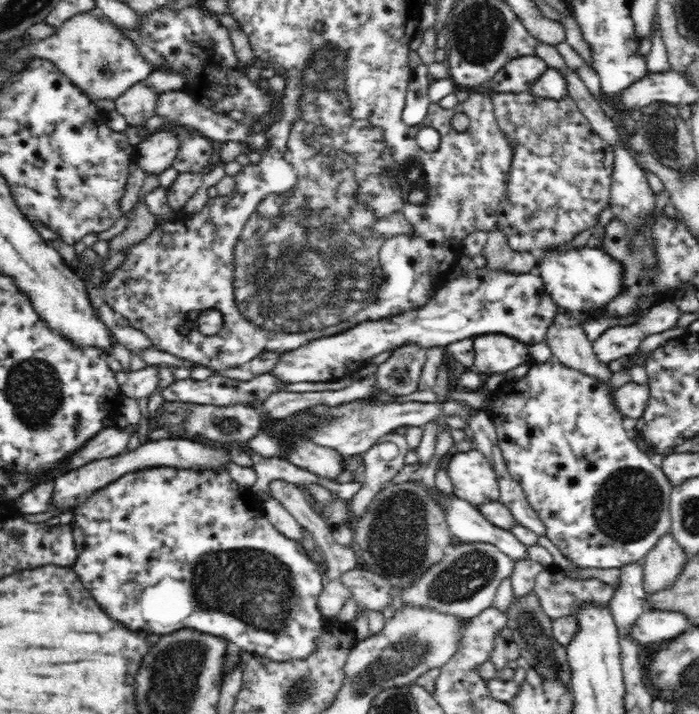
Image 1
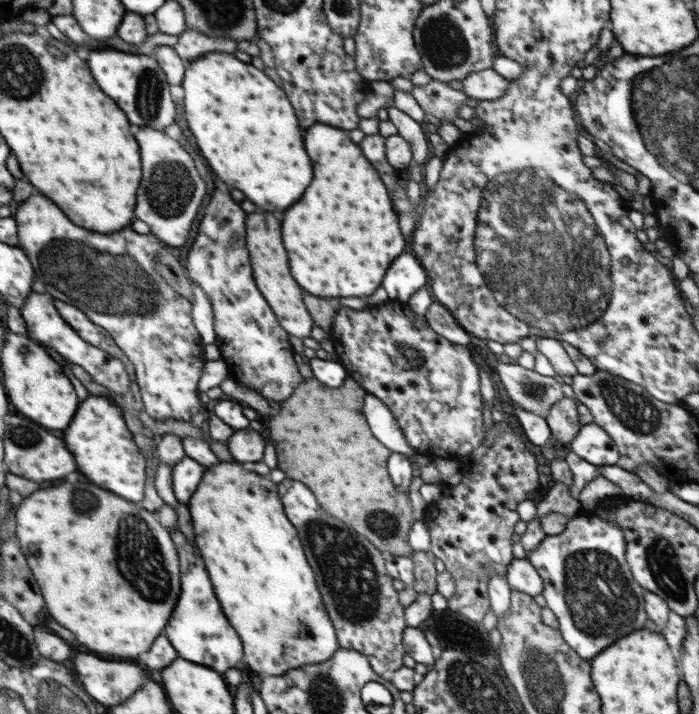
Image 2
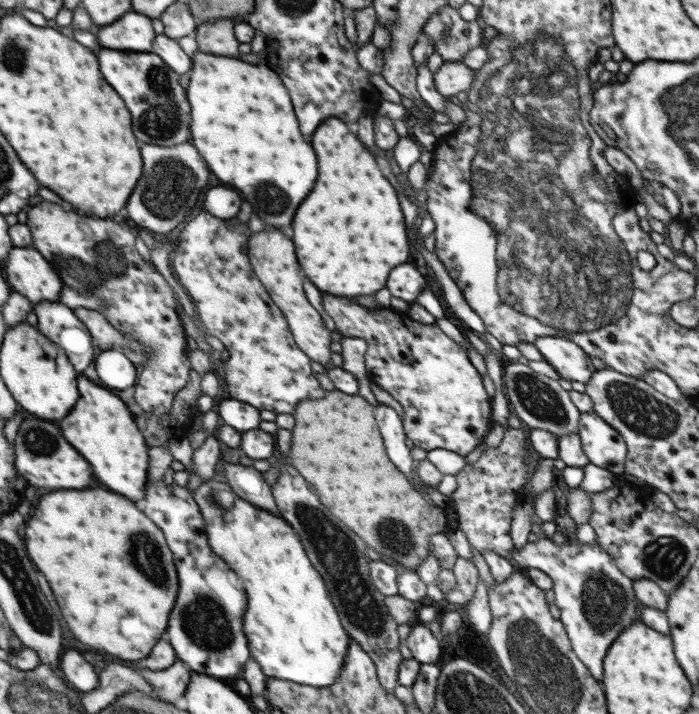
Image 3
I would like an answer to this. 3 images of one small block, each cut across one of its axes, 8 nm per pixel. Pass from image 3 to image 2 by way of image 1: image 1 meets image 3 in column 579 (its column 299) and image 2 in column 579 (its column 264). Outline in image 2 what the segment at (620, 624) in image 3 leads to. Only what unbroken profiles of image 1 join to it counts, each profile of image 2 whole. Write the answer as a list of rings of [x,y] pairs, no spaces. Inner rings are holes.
[[[584,508],[582,511],[576,518],[568,520],[567,527],[560,534],[542,539],[542,542],[529,552],[527,559],[542,578],[542,596],[547,602],[547,607],[558,619],[558,629],[563,639],[580,658],[590,660],[606,646],[610,646],[614,640],[644,628],[644,622],[648,618],[644,612],[646,590],[634,581],[628,566],[625,557],[626,539],[622,529],[615,522],[602,520],[594,511],[587,512]]]

